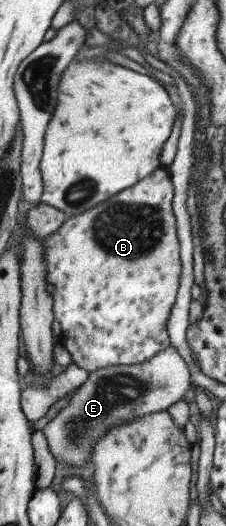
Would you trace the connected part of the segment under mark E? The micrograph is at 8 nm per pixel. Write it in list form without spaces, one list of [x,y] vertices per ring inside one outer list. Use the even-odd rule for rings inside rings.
[[[169,347],[133,365],[107,366],[91,371],[87,380],[74,393],[67,405],[62,407],[41,429],[49,454],[73,467],[89,463],[89,454],[97,438],[119,422],[133,420],[137,416],[166,410],[169,405],[182,399],[190,387],[189,369],[179,352]]]

